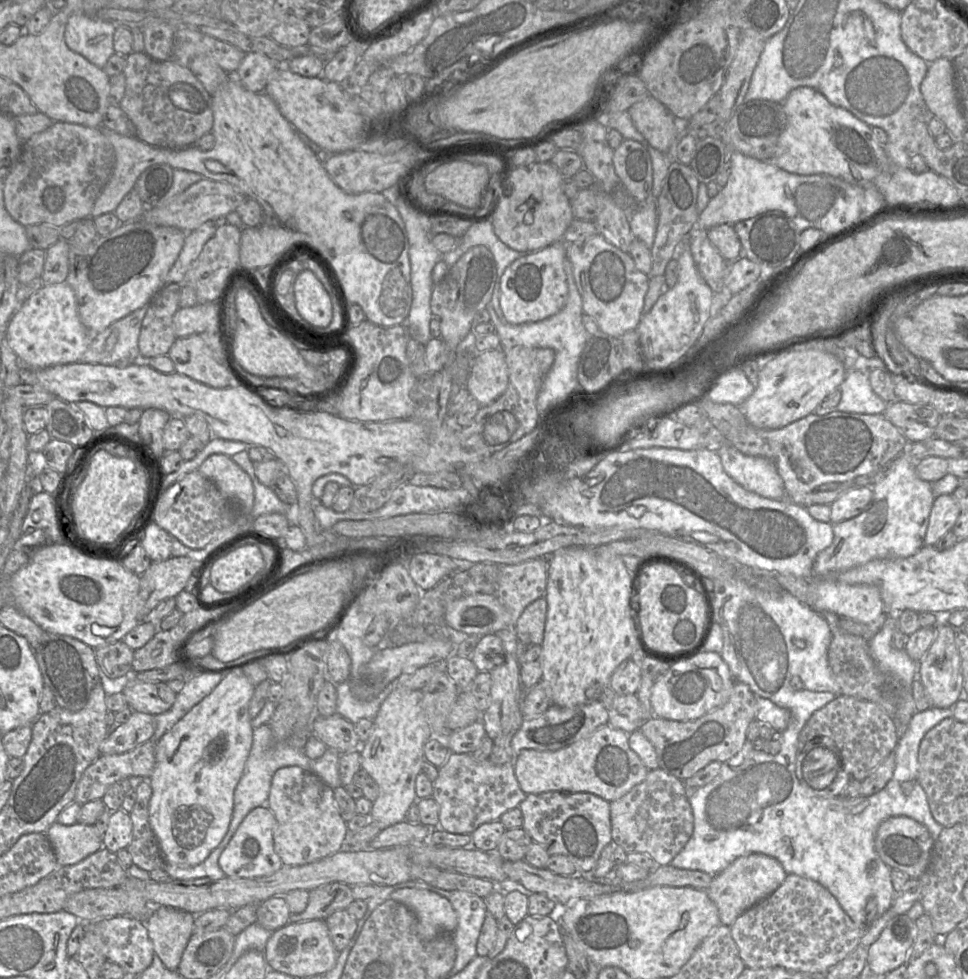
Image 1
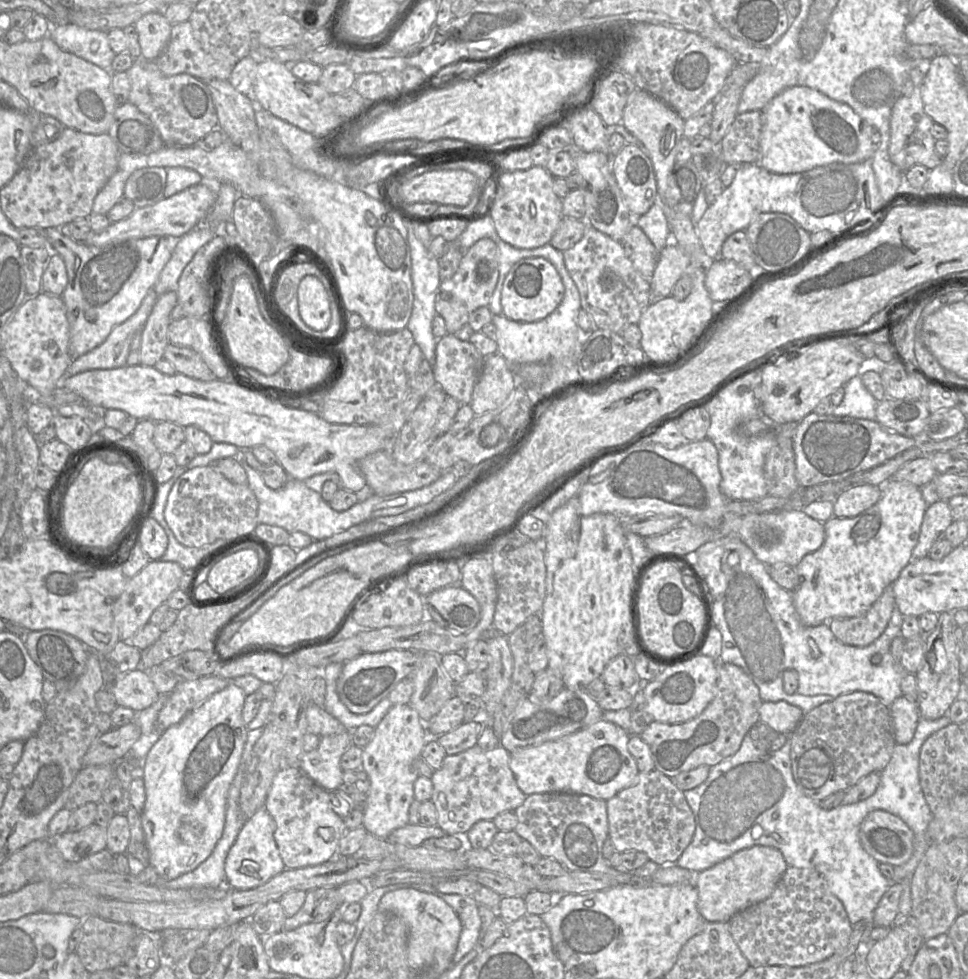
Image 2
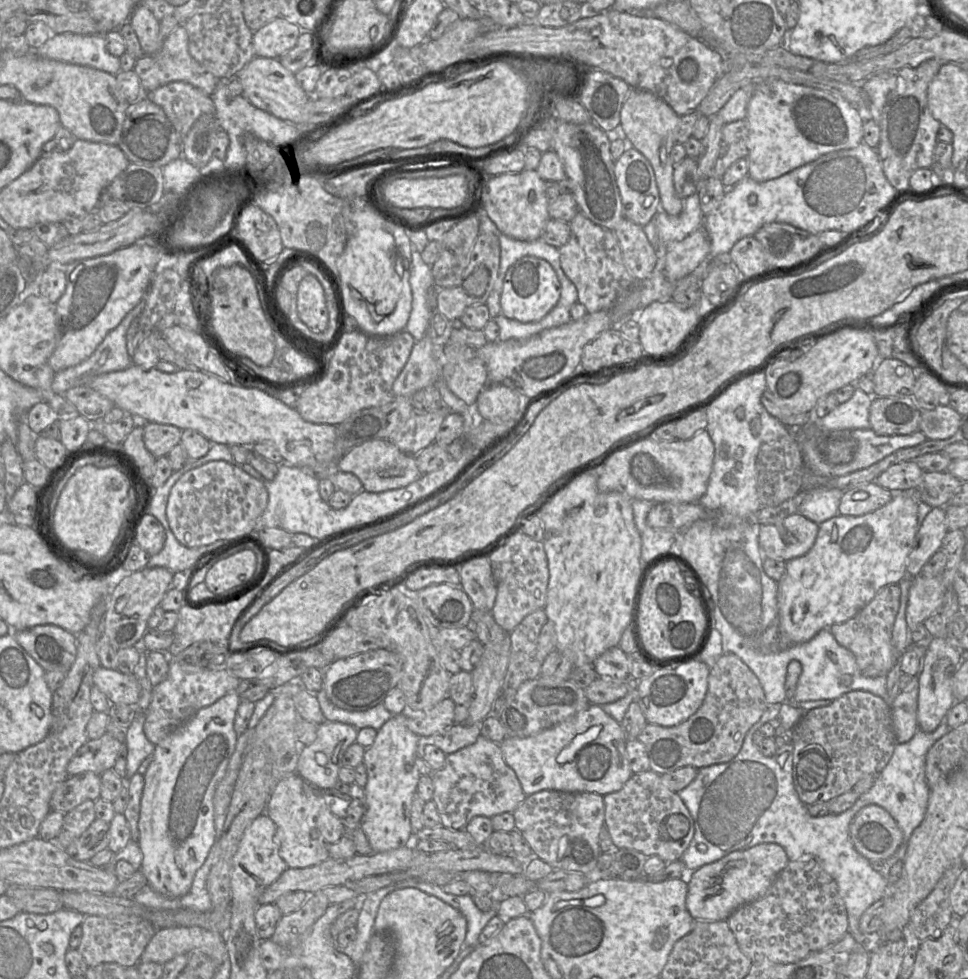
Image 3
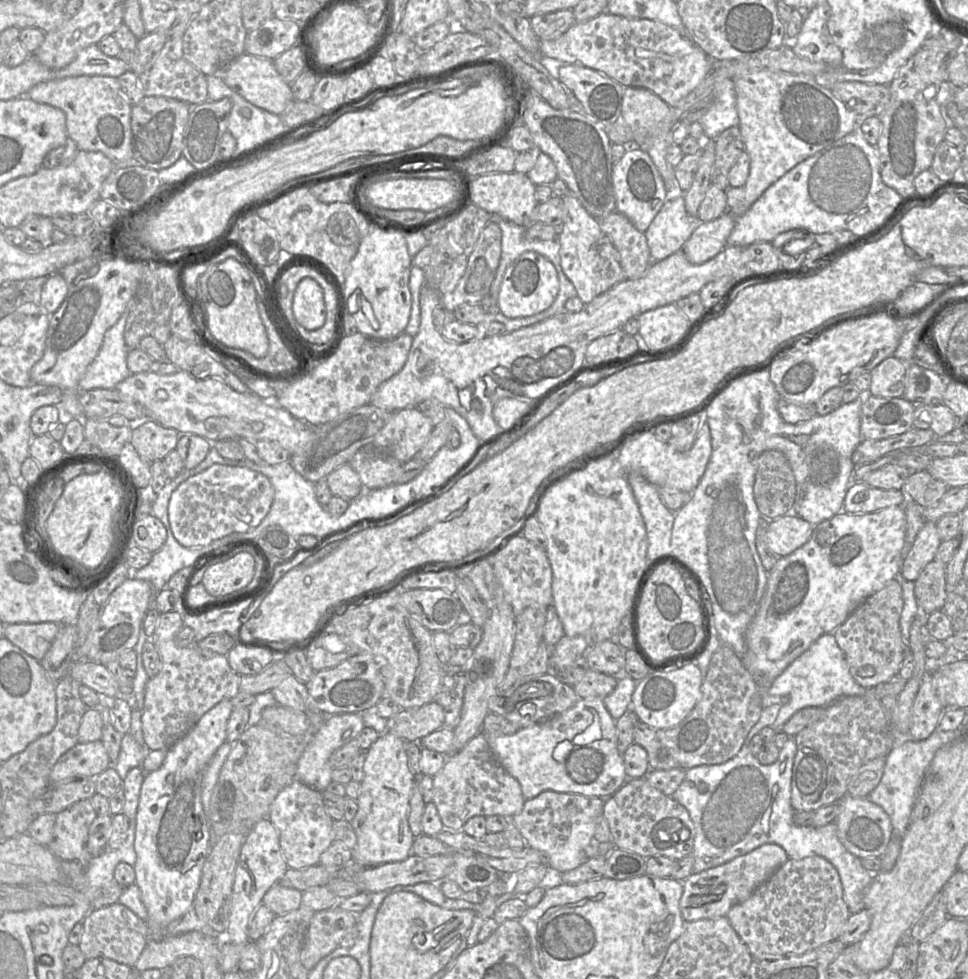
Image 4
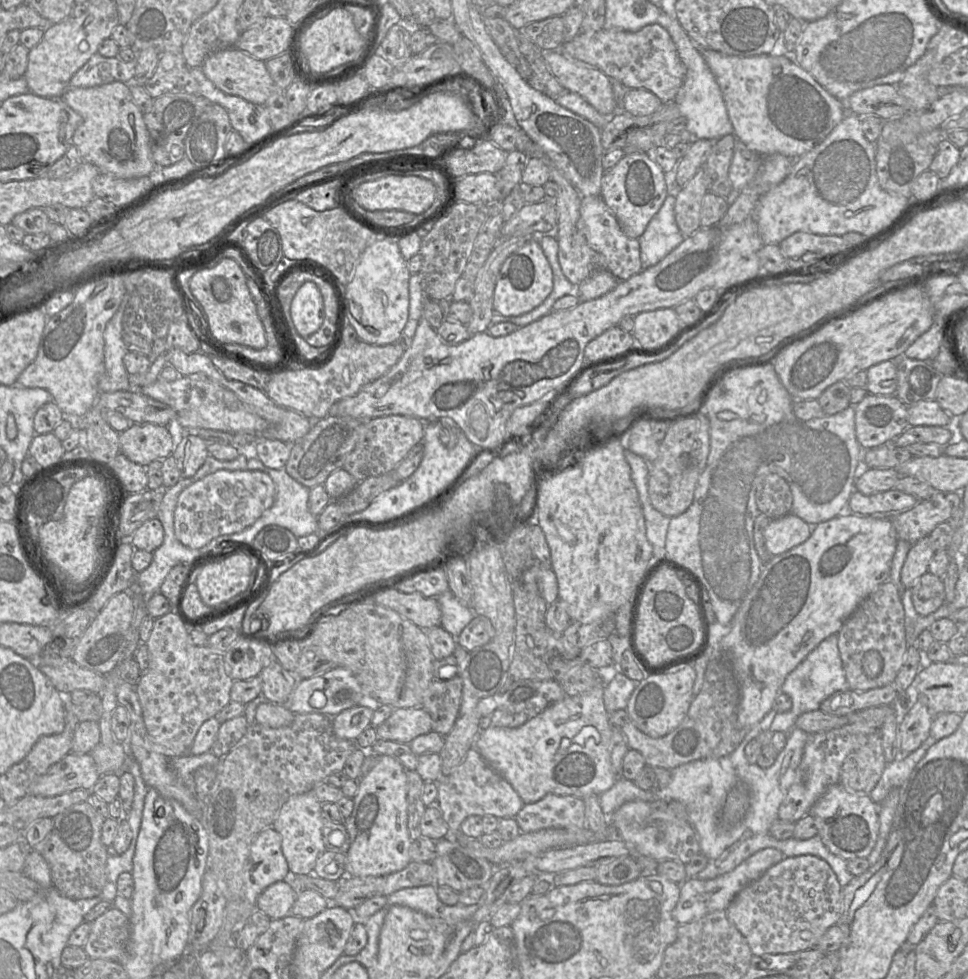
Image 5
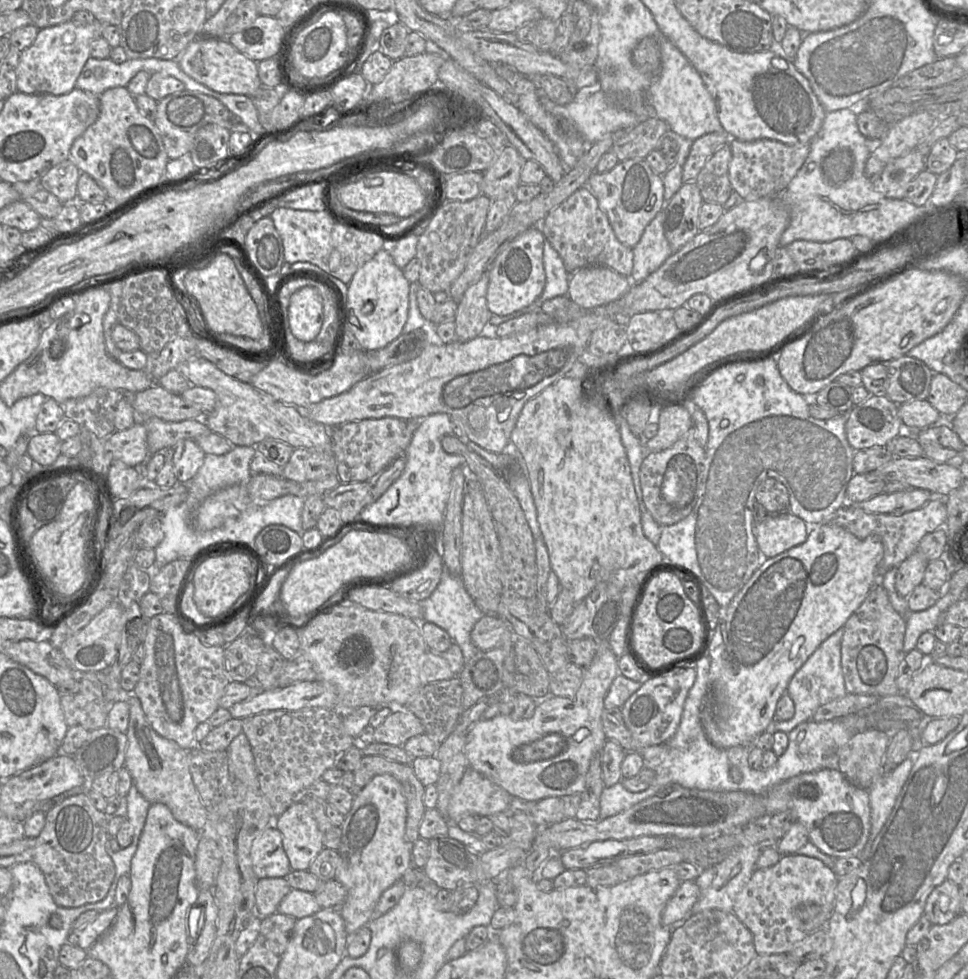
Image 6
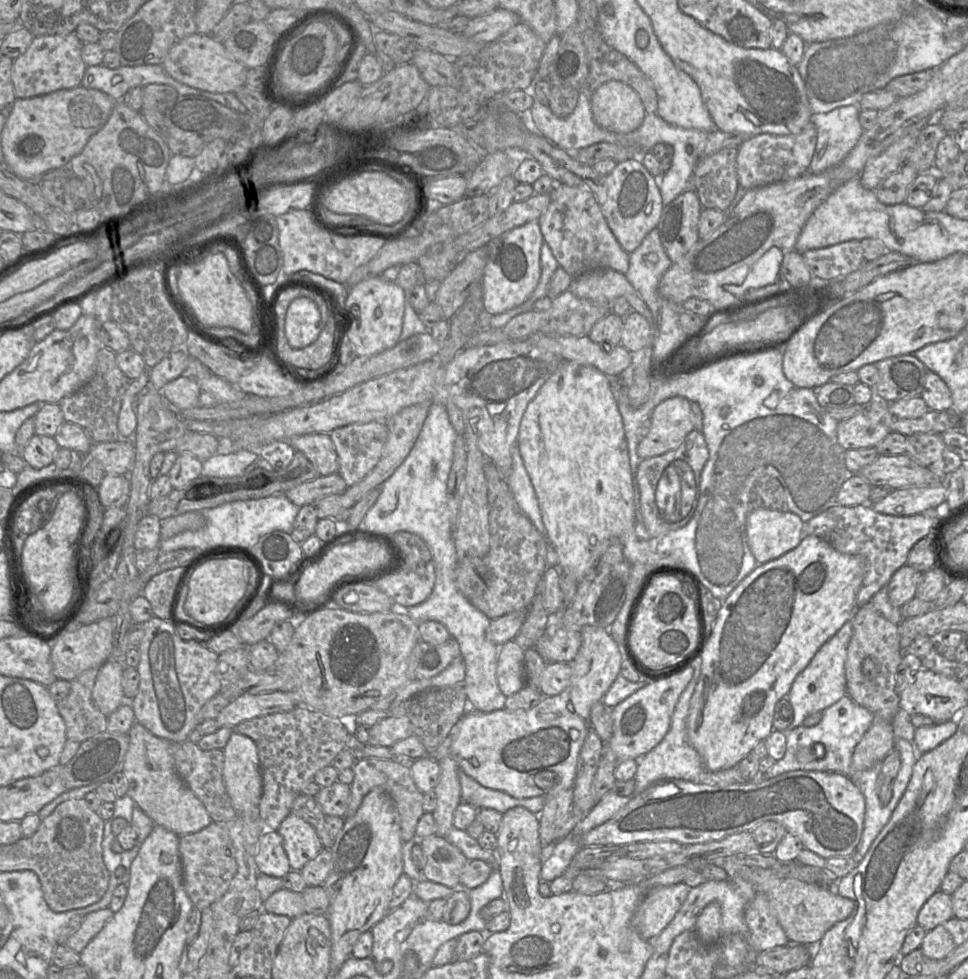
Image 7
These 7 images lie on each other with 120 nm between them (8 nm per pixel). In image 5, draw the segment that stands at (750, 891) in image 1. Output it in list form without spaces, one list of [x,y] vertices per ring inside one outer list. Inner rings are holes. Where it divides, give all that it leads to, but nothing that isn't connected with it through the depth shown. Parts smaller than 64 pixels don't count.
[[[764,848],[745,859],[732,871],[714,879],[700,880],[697,878],[687,878],[683,882],[678,883],[681,885],[680,897],[672,911],[673,918],[681,925],[696,921],[708,913],[725,910],[744,887],[757,880],[784,857],[784,854],[776,848]]]

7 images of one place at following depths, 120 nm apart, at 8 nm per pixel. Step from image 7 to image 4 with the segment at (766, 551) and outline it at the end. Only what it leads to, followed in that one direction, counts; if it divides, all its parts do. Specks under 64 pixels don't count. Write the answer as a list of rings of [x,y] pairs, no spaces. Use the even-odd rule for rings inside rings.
[[[783,515],[768,522],[765,542],[777,557],[784,557],[806,544],[813,529],[799,516]]]

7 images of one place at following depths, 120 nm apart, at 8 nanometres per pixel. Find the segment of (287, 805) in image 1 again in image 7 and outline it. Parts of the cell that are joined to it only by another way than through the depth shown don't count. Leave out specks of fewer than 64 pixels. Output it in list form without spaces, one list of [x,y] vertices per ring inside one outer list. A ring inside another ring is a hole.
[[[293,812],[281,822],[277,832],[283,838],[291,870],[301,871],[323,848],[314,827]]]

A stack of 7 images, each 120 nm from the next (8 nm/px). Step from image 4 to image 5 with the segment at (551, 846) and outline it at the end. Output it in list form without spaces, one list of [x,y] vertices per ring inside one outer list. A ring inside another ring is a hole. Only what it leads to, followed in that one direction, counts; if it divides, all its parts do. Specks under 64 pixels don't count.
[[[550,793],[535,803],[524,804],[515,820],[522,833],[549,828],[583,828],[586,826],[585,805],[581,798]]]

